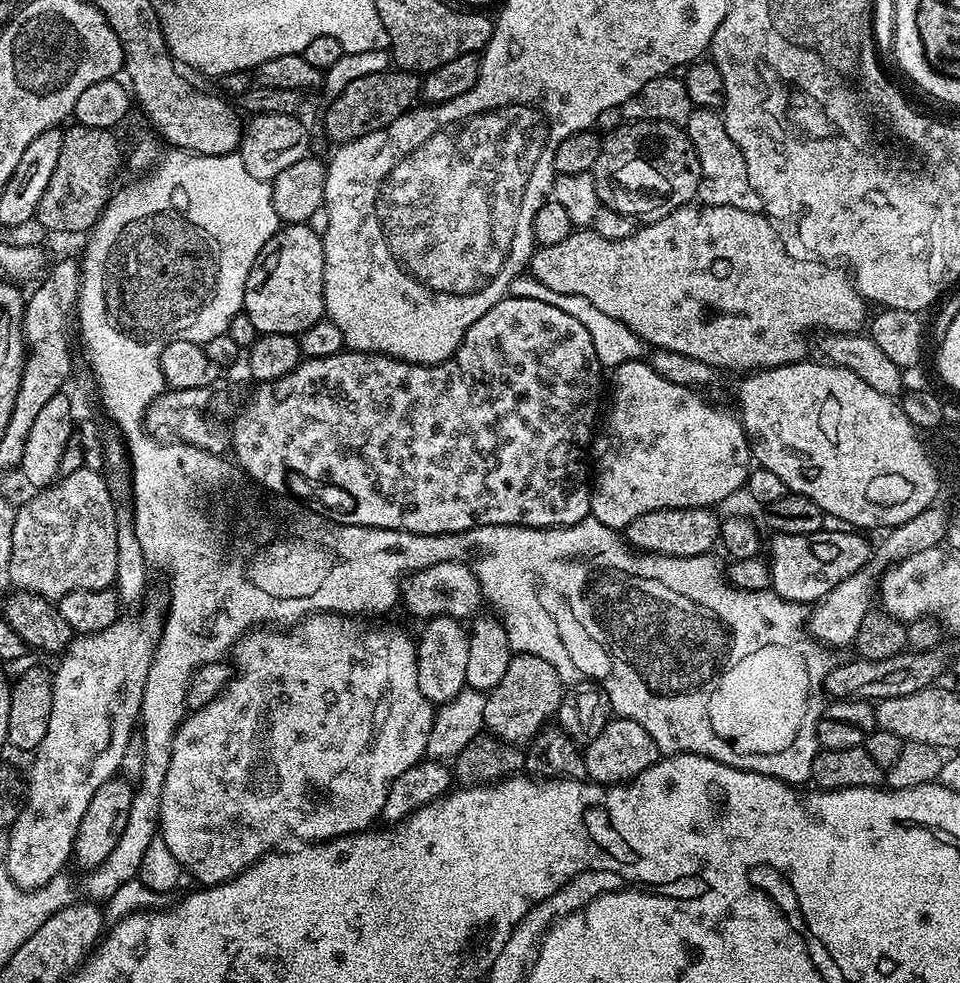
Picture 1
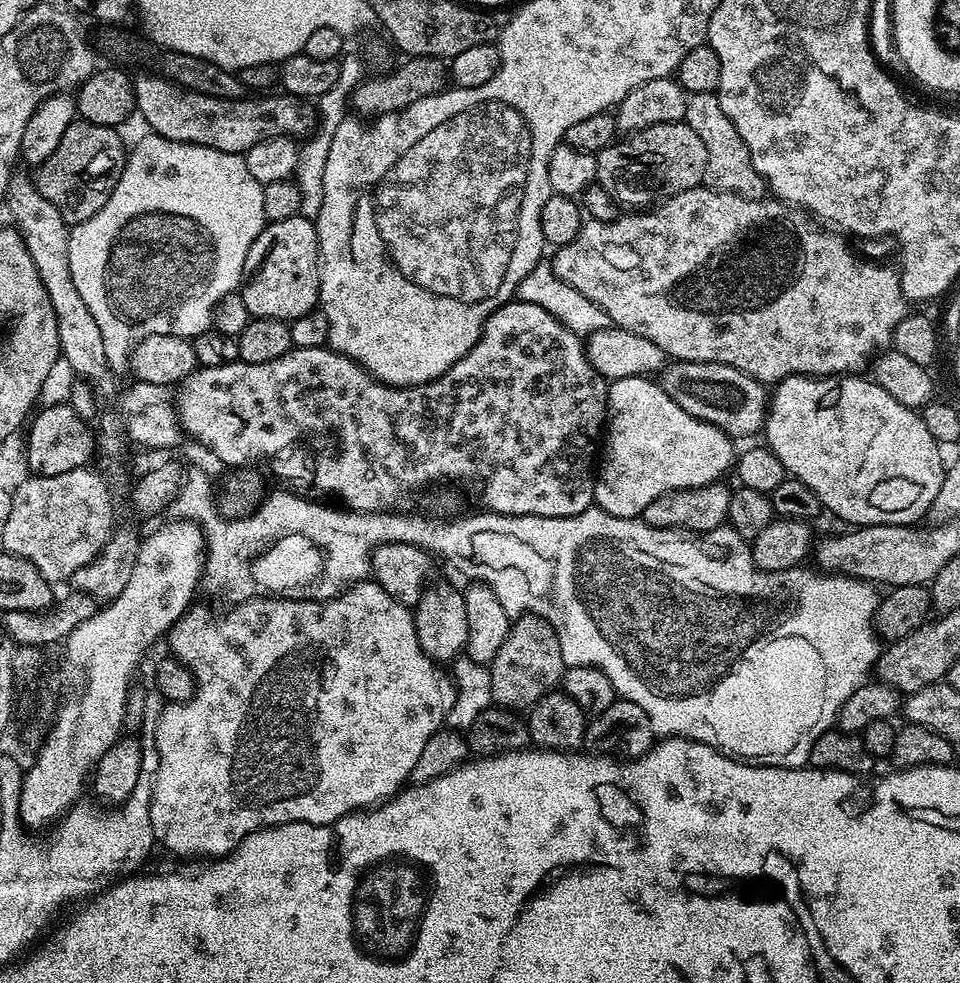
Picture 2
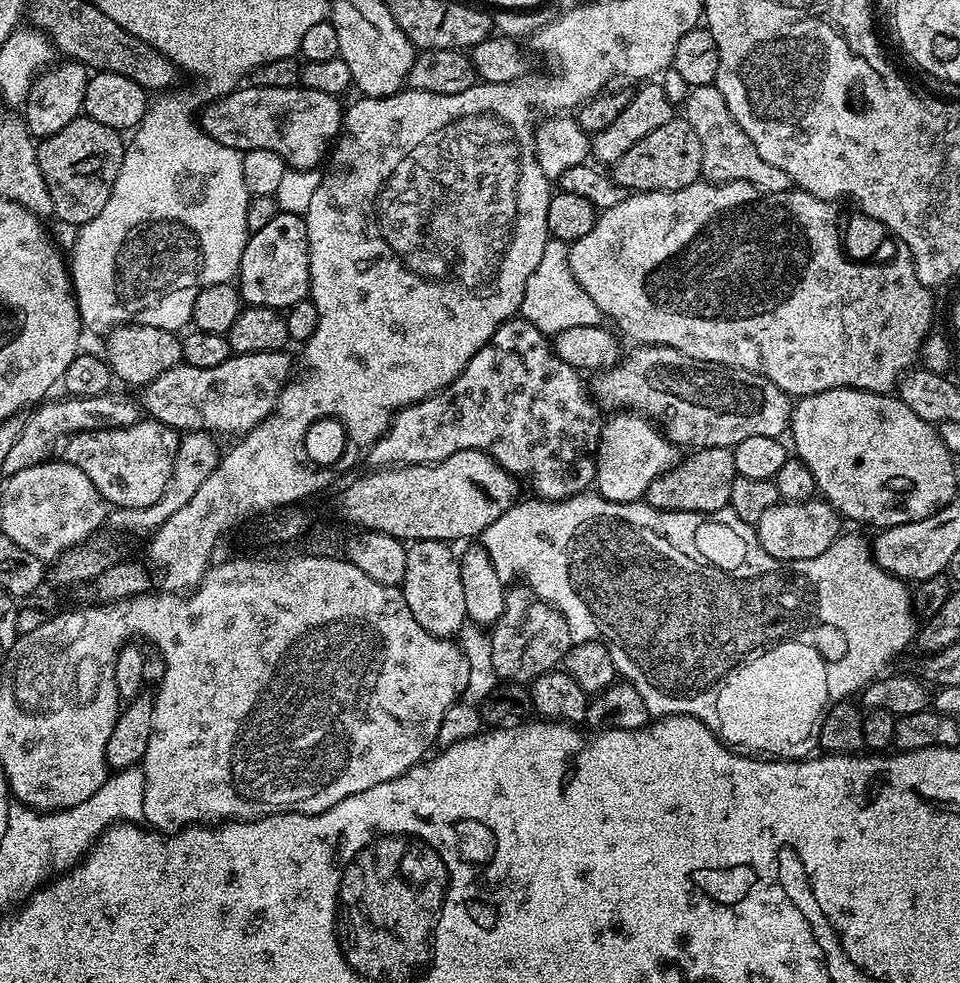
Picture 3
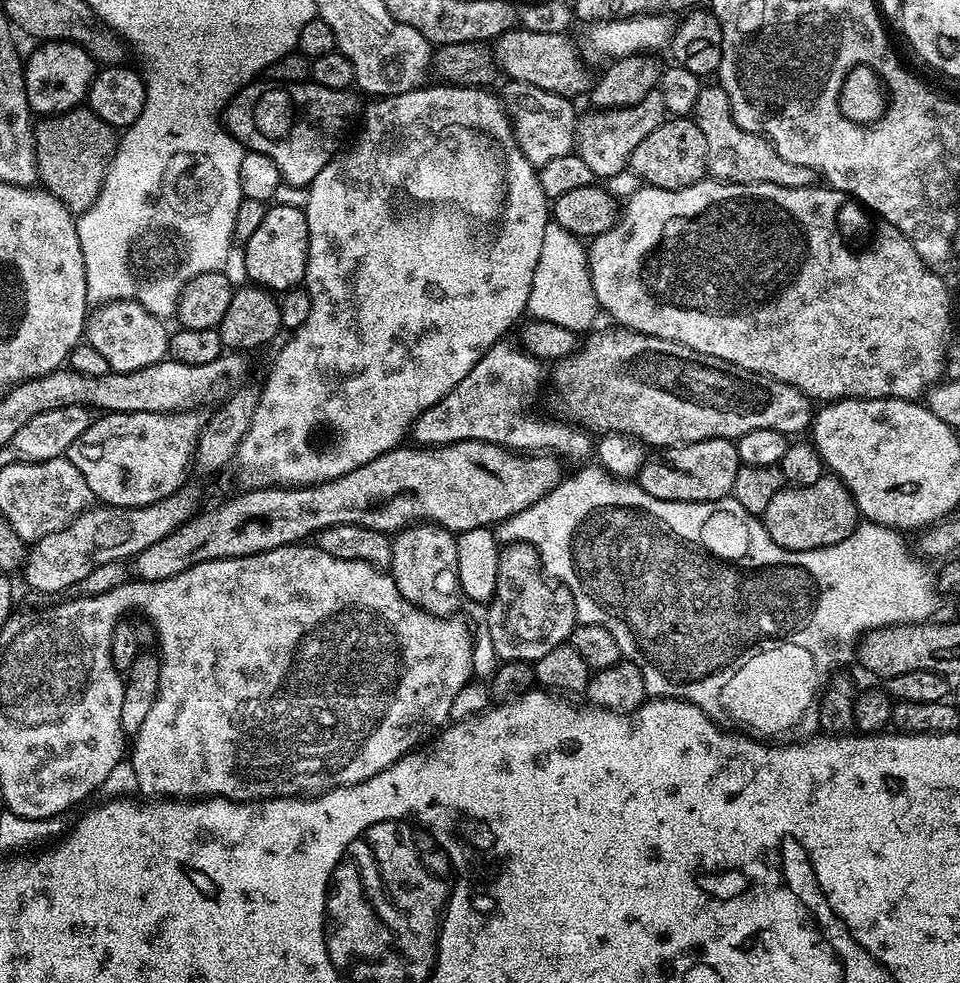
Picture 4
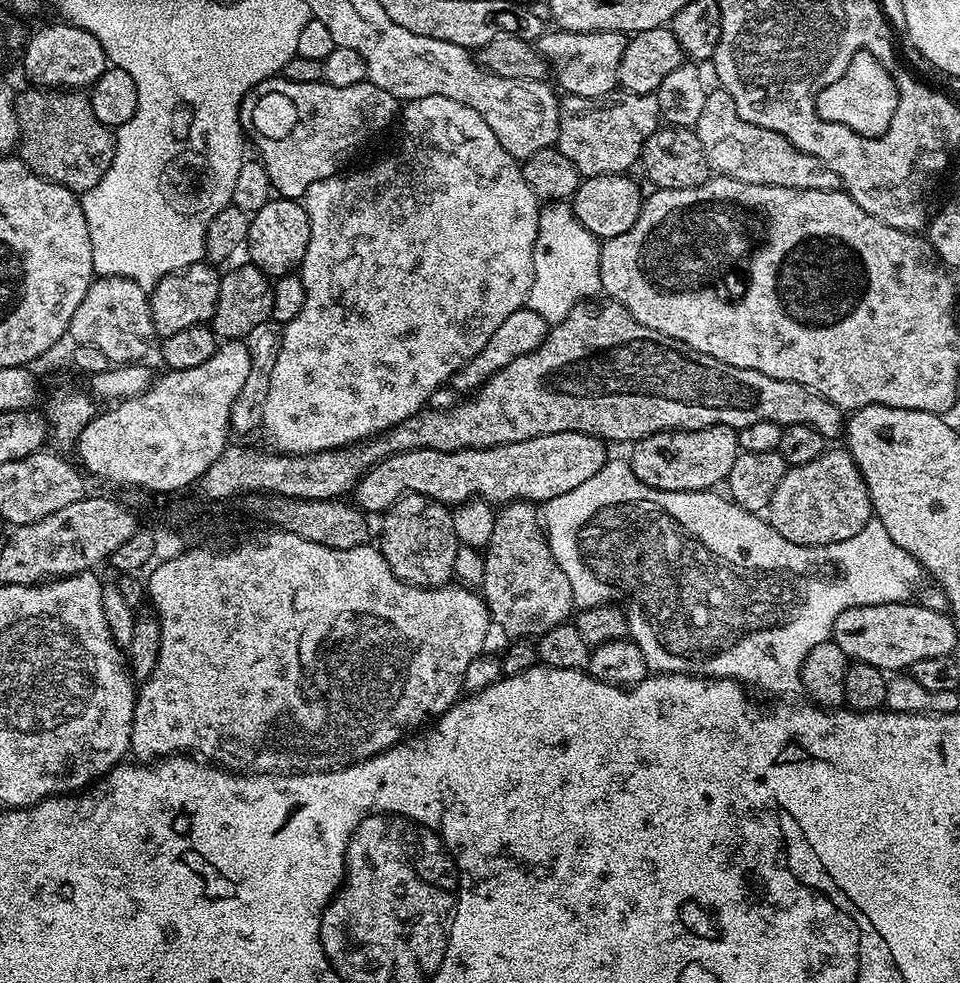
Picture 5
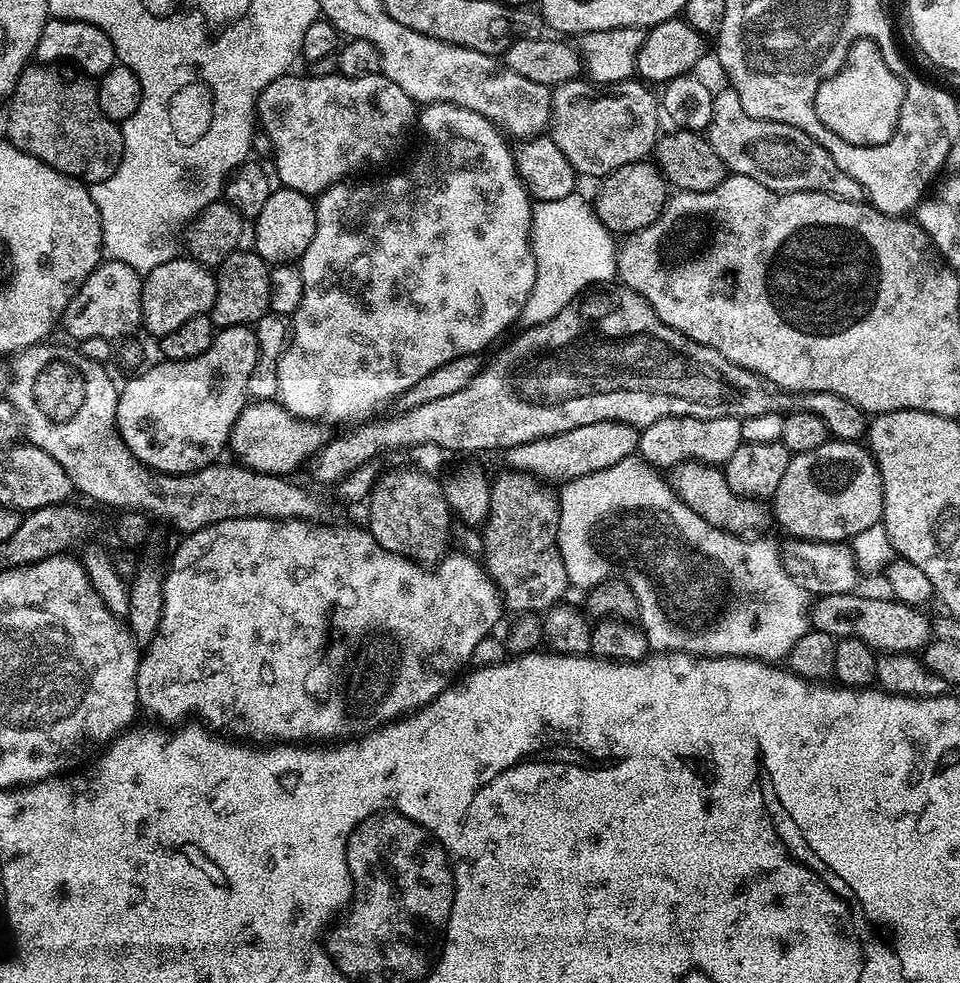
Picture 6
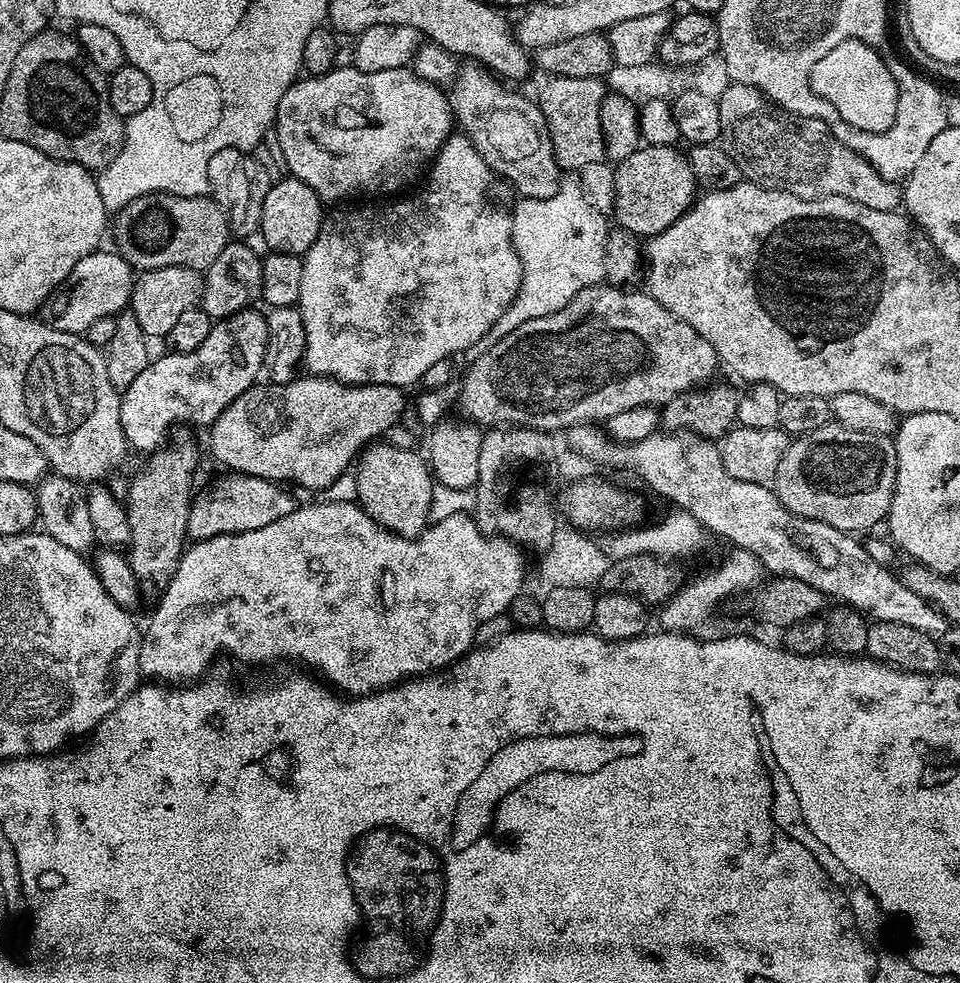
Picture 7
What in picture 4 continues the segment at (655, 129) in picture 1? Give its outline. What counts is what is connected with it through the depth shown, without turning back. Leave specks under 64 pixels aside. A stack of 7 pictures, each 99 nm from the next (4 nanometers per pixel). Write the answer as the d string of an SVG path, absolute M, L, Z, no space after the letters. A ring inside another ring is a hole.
M691 118L665 119L658 130L646 134L646 138L638 142L630 161L630 170L638 174L641 182L650 188L678 190L697 184L709 175L706 138L702 135L702 130L698 130L696 121Z

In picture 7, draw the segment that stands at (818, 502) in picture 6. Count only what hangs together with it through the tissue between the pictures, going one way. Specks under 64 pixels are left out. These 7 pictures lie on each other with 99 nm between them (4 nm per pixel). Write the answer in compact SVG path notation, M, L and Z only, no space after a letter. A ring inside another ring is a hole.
M833 422L789 443L770 487L790 514L861 534L887 517L895 481L896 445L888 436L862 434Z

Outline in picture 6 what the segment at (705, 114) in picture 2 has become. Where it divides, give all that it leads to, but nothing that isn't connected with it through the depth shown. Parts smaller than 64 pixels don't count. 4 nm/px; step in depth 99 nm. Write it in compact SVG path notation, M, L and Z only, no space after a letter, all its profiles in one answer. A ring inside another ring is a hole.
M730 86L717 91L713 95L713 113L706 119L706 135L710 146L714 146L714 154L722 158L722 162L728 167L729 173L746 178L754 178L754 182L762 182L775 192L825 192L831 196L841 196L844 200L865 199L862 186L850 178L842 170L838 170L838 162L830 158L827 152L817 140L810 138L798 126L786 126L786 122L770 122L762 118L750 118L746 110L742 110L742 102L738 102L738 94Z

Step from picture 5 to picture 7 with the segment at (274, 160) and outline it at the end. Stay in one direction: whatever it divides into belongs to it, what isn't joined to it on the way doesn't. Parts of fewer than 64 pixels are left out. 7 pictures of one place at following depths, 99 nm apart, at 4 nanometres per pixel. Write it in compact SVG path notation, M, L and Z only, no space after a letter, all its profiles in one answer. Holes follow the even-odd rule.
M335 67L331 72L324 72L320 76L308 76L307 78L297 79L295 84L282 94L282 100L278 102L276 119L274 121L274 136L276 132L276 144L280 147L280 152L284 155L284 164L288 167L287 175L293 180L306 182L314 194L322 202L328 200L344 200L351 192L388 192L384 194L396 194L403 184L408 184L416 175L423 173L426 168L426 162L431 161L439 152L440 147L448 141L448 137L454 132L454 117L452 114L452 105L445 89L439 84L432 84L428 80L416 75L415 71L407 67L395 68L394 70L378 70L374 74L366 74L357 68L338 68Z

